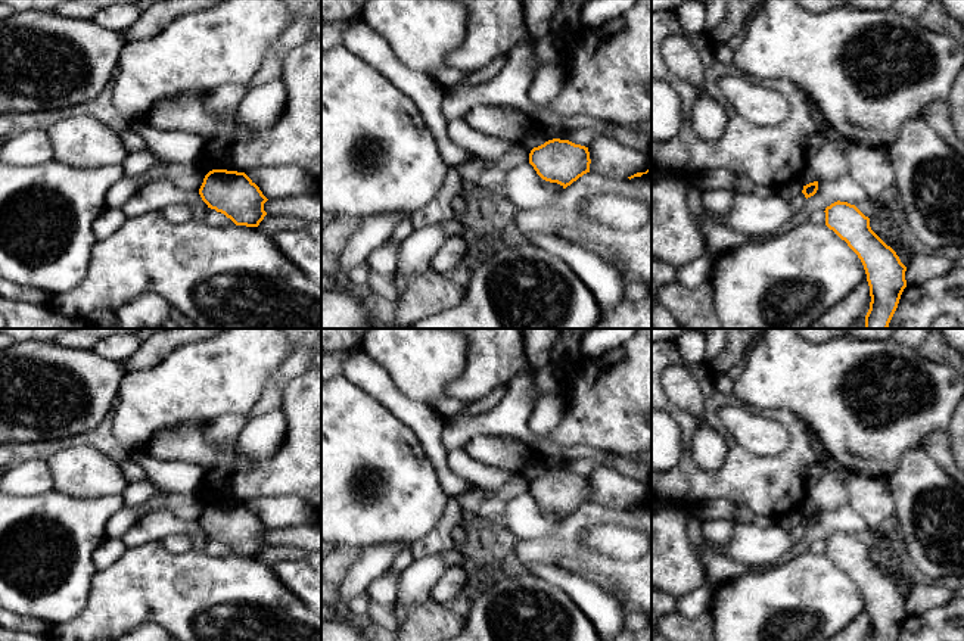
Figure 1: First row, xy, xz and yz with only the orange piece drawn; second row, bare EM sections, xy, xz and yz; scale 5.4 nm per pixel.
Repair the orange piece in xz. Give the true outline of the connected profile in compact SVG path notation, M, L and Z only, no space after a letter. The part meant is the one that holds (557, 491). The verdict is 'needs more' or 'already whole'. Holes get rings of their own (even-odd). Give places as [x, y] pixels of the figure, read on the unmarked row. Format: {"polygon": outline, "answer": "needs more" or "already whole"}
{"polygon": "M553 469L531 480L529 494L542 510L566 519L590 502L591 489L588 477Z", "answer": "already whole"}

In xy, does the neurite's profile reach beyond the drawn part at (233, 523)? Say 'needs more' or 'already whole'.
already whole

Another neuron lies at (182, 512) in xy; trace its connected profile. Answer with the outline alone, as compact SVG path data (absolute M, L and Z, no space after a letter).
M149 480L128 482L122 492L125 507L137 508L161 495L165 507L147 511L119 538L127 548L161 541L174 533L202 530L199 519L206 502L199 494L168 494Z

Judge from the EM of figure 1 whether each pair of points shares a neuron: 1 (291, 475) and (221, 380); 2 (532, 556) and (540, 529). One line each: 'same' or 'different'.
1: different
2: different

